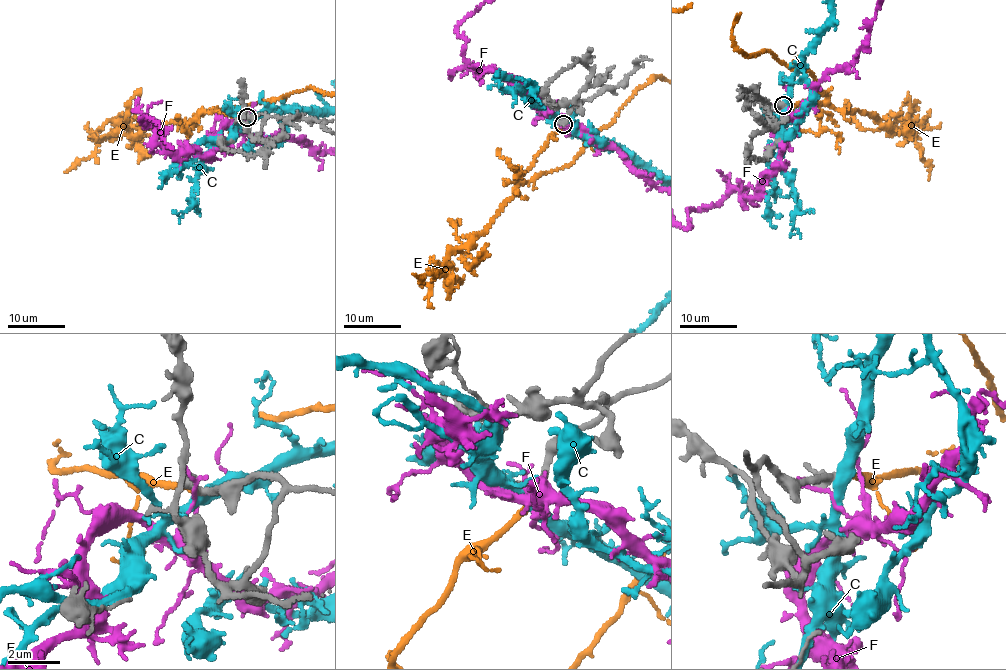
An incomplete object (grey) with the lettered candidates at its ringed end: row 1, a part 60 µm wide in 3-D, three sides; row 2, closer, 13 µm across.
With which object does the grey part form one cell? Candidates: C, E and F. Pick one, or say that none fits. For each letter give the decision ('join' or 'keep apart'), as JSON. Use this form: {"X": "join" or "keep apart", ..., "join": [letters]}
{"C": "keep apart", "E": "join", "F": "keep apart", "join": ["E"]}

